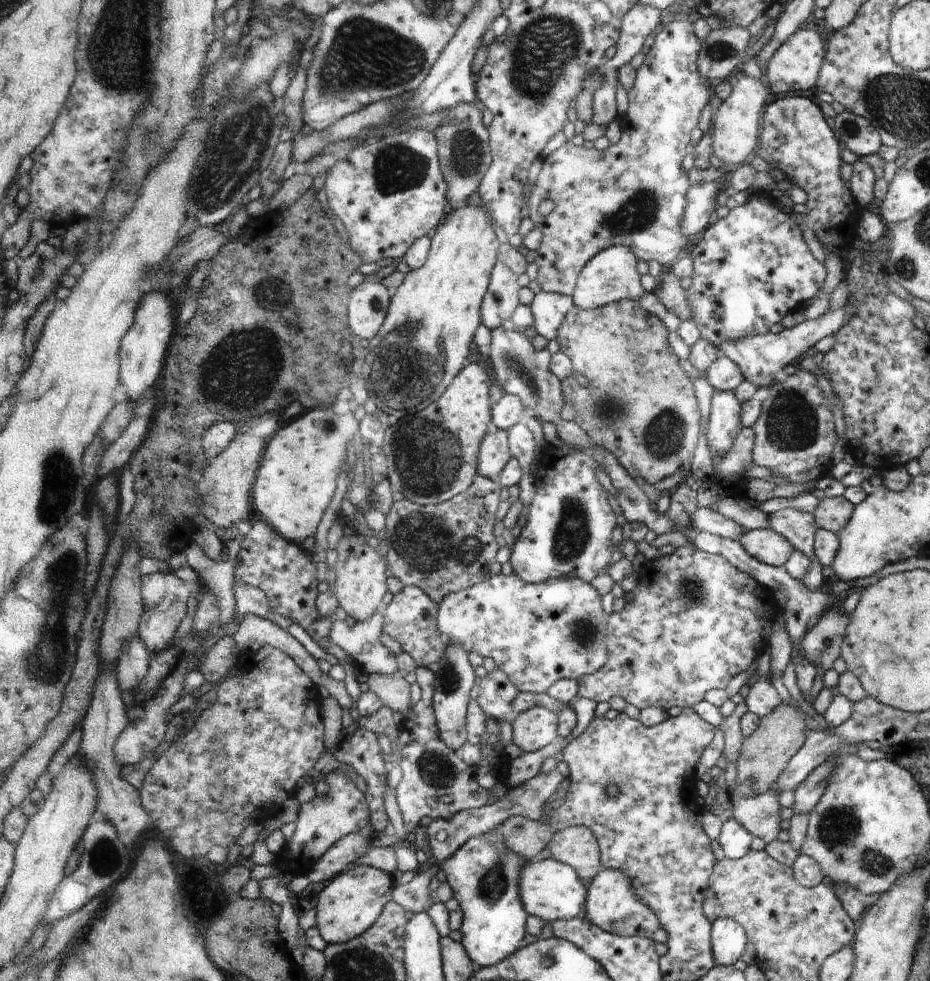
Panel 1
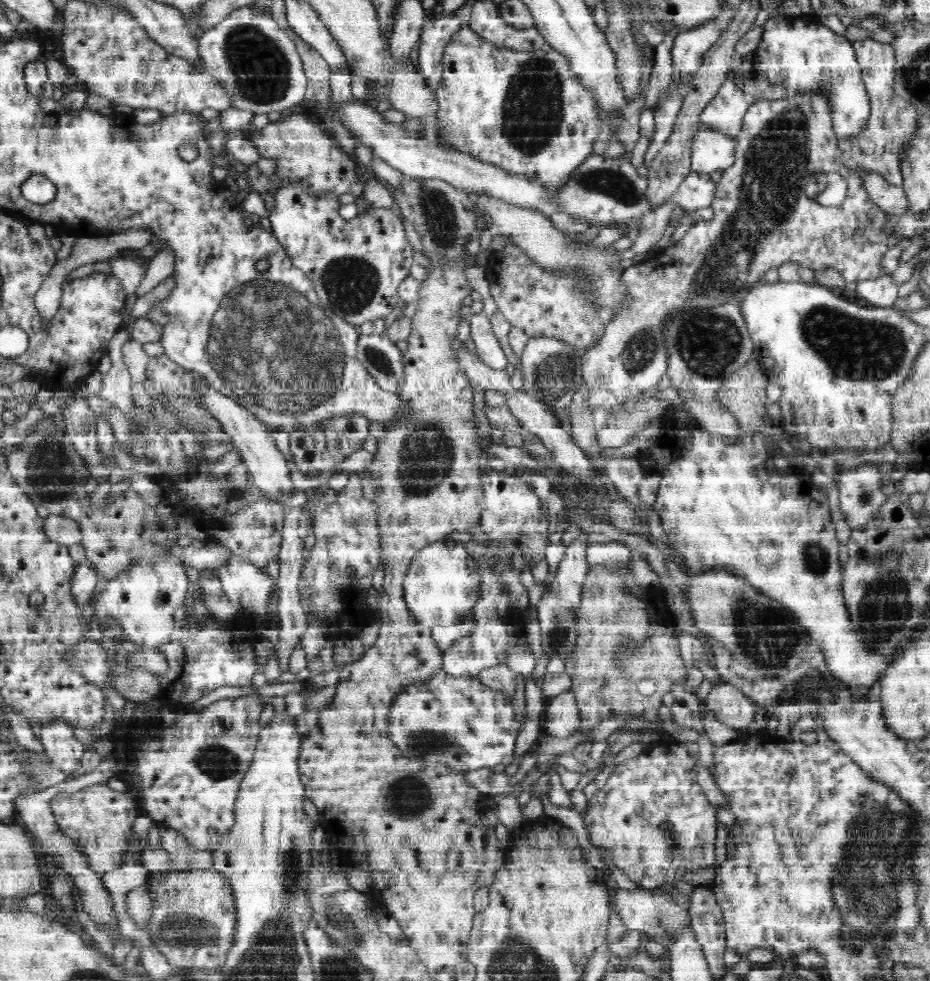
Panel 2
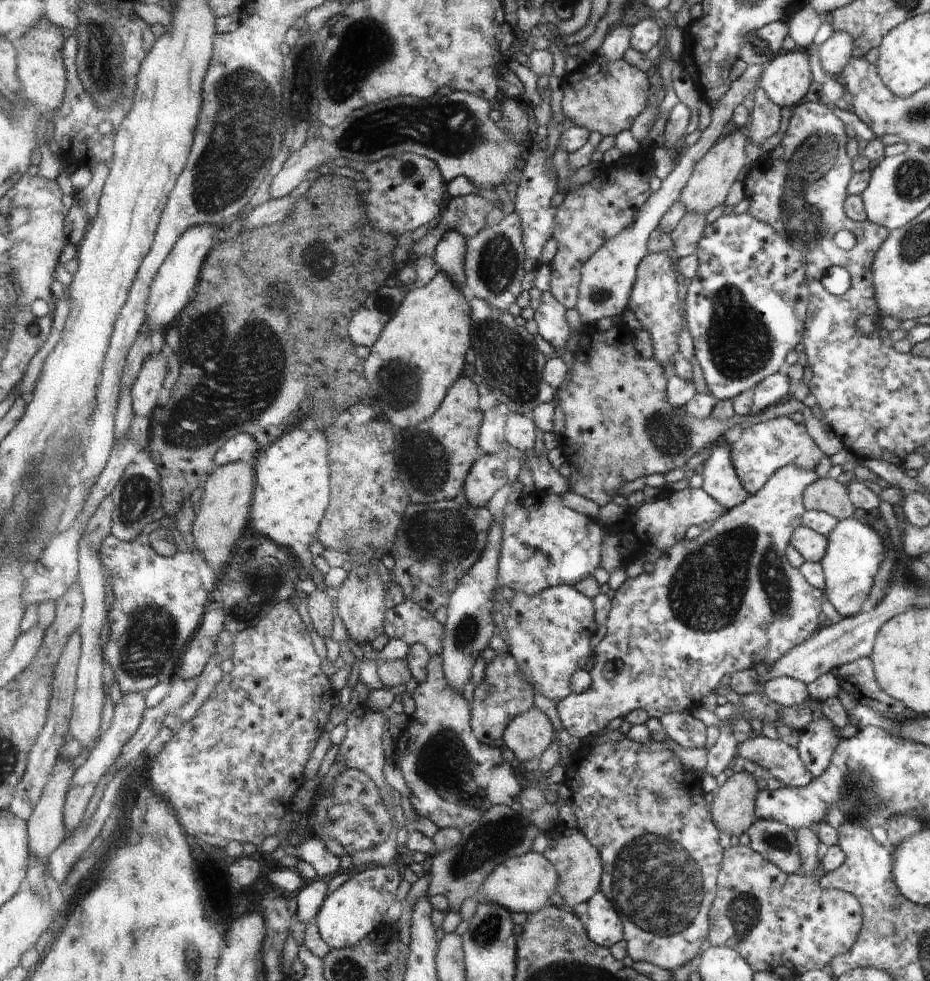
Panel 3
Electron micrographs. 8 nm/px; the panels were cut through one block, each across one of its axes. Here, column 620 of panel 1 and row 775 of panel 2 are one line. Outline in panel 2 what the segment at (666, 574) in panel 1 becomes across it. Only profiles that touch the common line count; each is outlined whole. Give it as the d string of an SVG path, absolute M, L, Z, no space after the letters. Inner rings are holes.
M658 744L658 746L654 746L654 748L648 748L648 752L642 752L640 756L636 756L636 758L630 758L630 760L624 760L624 762L620 762L616 768L614 768L614 772L610 774L610 778L606 780L606 784L596 792L596 796L588 802L588 808L586 808L586 812L584 812L584 826L586 826L586 830L588 830L588 838L590 838L590 844L592 846L596 846L600 852L602 850L606 850L608 852L608 856L610 856L610 860L612 860L612 864L616 866L616 868L620 868L632 882L636 882L636 886L638 886L638 890L654 890L654 888L658 888L658 886L664 886L664 884L672 884L672 882L686 882L686 878L684 878L684 874L686 872L698 872L698 870L704 870L704 868L708 868L708 866L712 866L712 864L716 864L716 838L718 838L718 820L716 820L716 810L712 808L712 804L708 802L708 798L706 798L706 792L702 790L702 786L698 784L698 774L696 774L696 770L694 770L694 766L696 766L696 760L692 758L692 754L682 746L682 744L676 744L676 746L672 746L672 748L668 748L668 746L662 746L662 744Z

